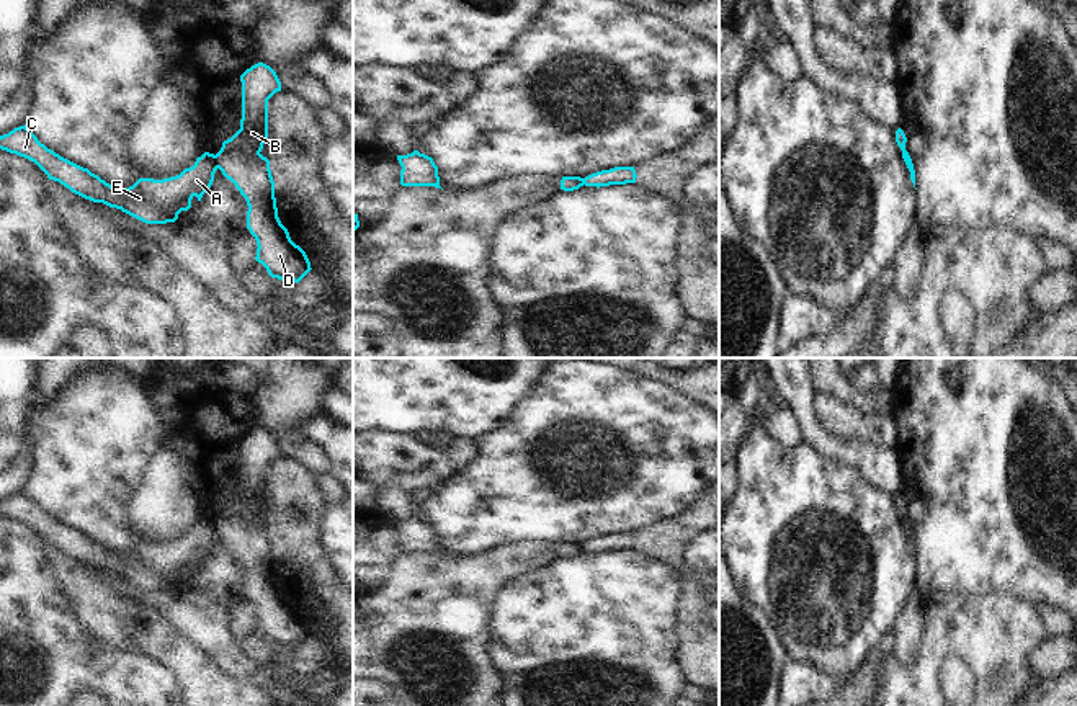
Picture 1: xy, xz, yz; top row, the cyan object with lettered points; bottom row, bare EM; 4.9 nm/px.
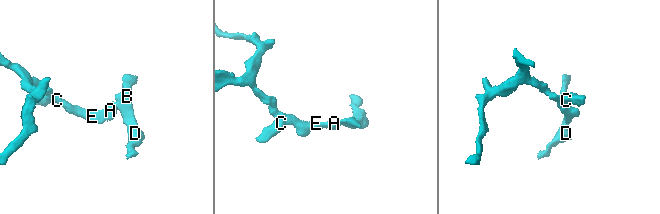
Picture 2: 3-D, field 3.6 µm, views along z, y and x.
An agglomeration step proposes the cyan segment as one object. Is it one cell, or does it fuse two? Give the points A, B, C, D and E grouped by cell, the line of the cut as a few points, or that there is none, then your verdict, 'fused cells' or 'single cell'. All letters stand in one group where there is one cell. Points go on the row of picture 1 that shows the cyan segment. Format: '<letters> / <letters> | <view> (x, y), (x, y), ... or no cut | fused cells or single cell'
A C E / B D | xy (213, 156), (219, 167) | fused cells

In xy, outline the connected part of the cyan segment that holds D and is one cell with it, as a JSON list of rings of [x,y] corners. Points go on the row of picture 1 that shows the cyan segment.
[[[263,62],[247,69],[240,82],[240,129],[222,142],[214,157],[222,175],[247,201],[247,229],[258,247],[255,260],[271,278],[299,283],[312,270],[311,261],[278,217],[270,160],[260,154],[268,142],[268,100],[281,92],[281,82]]]

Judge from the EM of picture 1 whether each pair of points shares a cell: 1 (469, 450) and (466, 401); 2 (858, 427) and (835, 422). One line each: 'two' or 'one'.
1: two
2: one

